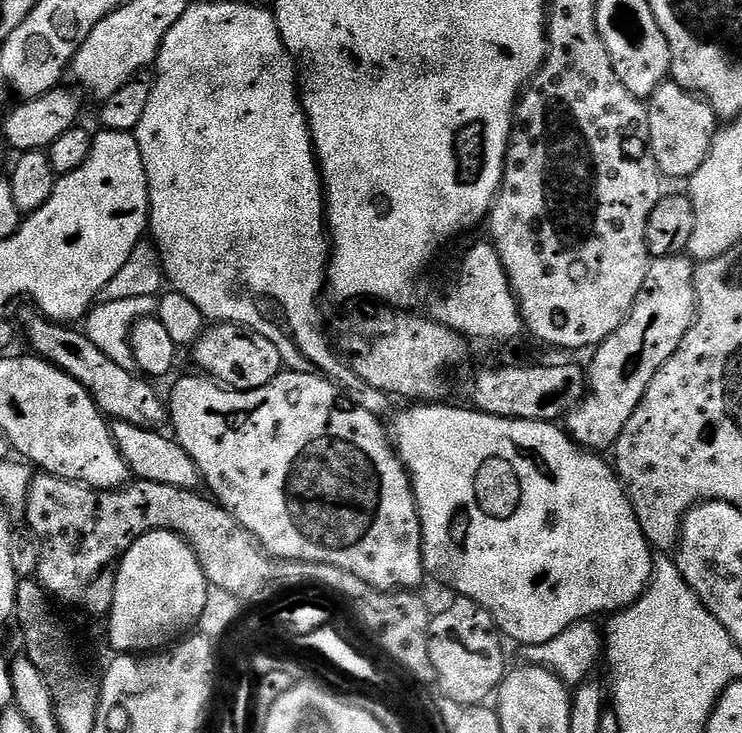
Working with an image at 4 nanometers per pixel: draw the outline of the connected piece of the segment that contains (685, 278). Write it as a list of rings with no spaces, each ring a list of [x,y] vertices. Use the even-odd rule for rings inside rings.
[[[687,255],[658,256],[646,270],[646,282],[642,282],[642,290],[634,302],[628,317],[606,338],[596,345],[591,353],[592,361],[586,364],[586,391],[579,406],[566,417],[566,431],[574,443],[585,450],[615,449],[622,430],[626,430],[626,422],[630,422],[630,414],[638,410],[638,402],[646,394],[646,386],[650,386],[650,378],[658,374],[658,370],[668,361],[670,354],[678,350],[682,338],[690,330],[696,320],[696,264]]]

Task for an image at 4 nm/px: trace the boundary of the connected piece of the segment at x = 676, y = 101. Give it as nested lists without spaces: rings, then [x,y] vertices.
[[[671,82],[660,84],[658,90],[647,97],[646,107],[650,122],[650,146],[657,168],[665,177],[691,178],[698,166],[706,162],[712,140],[717,134],[718,118],[714,110],[693,92],[687,92],[682,86]]]

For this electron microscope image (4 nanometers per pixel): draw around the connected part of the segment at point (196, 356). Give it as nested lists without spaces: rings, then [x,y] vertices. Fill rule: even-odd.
[[[213,323],[205,327],[196,342],[191,345],[192,360],[203,375],[217,384],[232,389],[234,392],[249,392],[266,386],[285,367],[278,346],[270,338],[262,338],[249,328],[240,324]],[[212,327],[212,328],[211,328]]]

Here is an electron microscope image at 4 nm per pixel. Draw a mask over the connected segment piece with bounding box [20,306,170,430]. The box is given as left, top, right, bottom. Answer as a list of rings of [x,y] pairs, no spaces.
[[[24,306],[20,312],[20,328],[28,339],[28,344],[33,353],[40,359],[50,362],[55,368],[61,368],[74,382],[78,382],[90,394],[92,401],[100,408],[105,417],[113,421],[124,420],[139,428],[160,430],[169,423],[168,406],[163,395],[159,396],[151,388],[147,379],[141,378],[136,372],[122,370],[115,362],[110,362],[94,342],[90,342],[83,331],[75,327],[58,324],[49,320],[39,308]]]

